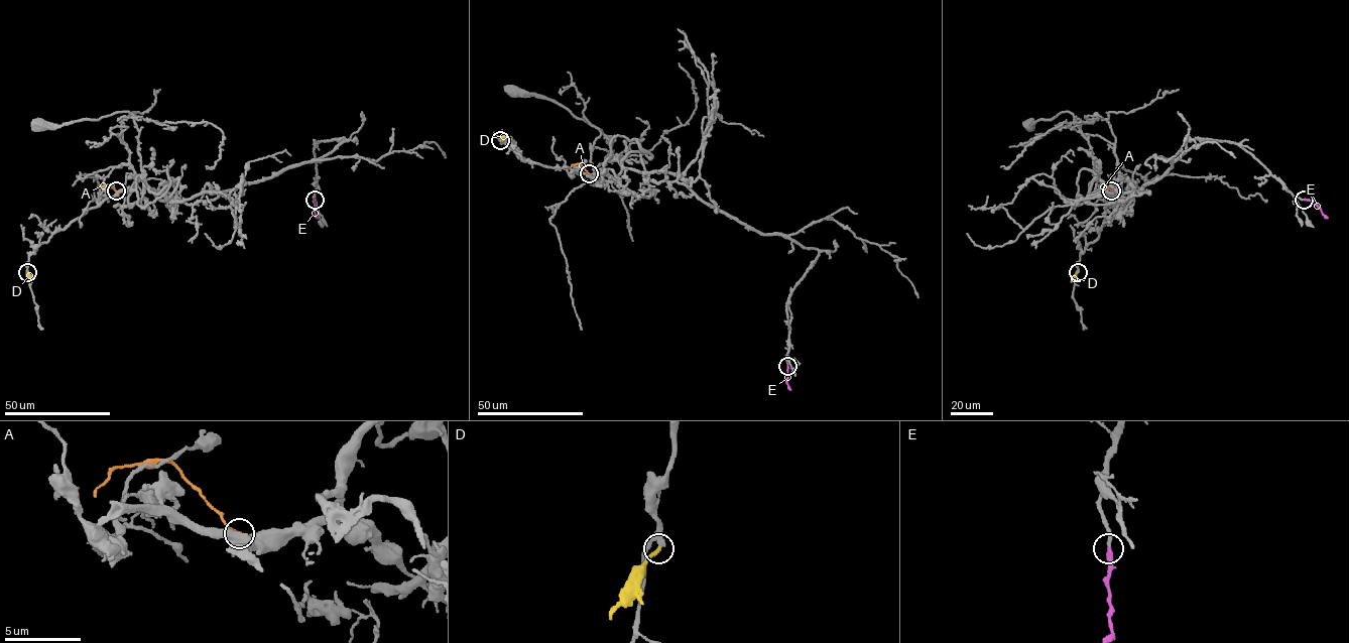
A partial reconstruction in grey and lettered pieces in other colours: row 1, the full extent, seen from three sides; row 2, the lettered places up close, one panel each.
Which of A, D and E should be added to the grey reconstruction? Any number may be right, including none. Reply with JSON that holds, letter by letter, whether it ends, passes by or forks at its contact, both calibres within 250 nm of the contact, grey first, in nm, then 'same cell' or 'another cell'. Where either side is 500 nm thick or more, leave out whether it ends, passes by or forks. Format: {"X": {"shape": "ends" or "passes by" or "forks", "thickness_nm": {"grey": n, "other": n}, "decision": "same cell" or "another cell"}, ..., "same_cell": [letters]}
{"A": {"thickness_nm": {"grey": 550, "other": 200}, "decision": "another cell"}, "D": {"shape": "ends", "thickness_nm": {"grey": 240, "other": 240}, "decision": "same cell"}, "E": {"shape": "ends", "thickness_nm": {"grey": 240, "other": 320}, "decision": "same cell"}, "same_cell": ["D", "E"]}

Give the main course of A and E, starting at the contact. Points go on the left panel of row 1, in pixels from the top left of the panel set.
A: (116, 190), (109, 185), (96, 188)
E: (315, 200), (314, 212), (318, 218)

